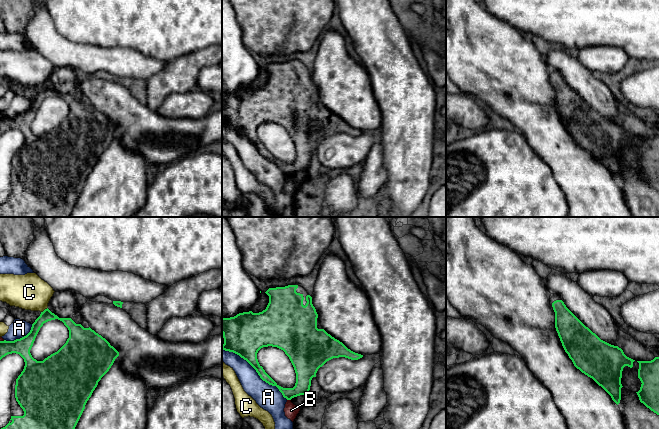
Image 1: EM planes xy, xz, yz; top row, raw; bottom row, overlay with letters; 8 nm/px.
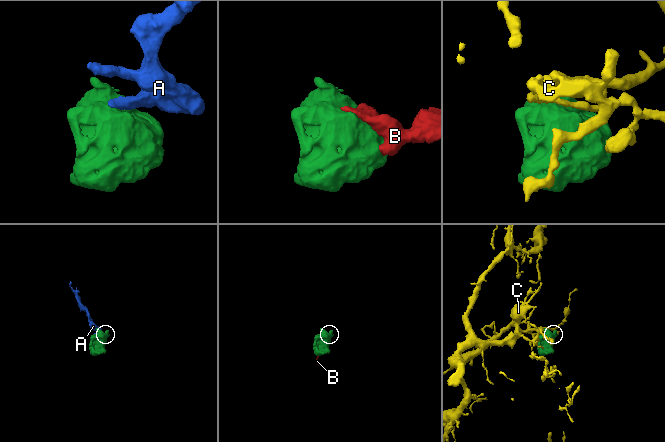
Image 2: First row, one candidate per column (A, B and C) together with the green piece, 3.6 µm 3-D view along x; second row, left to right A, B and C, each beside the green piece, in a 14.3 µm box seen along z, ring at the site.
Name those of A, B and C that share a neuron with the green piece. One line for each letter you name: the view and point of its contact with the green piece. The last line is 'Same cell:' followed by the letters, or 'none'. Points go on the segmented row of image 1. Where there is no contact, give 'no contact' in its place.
Same cell: none

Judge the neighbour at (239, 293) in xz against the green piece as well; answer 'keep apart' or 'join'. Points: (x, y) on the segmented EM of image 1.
keep apart

